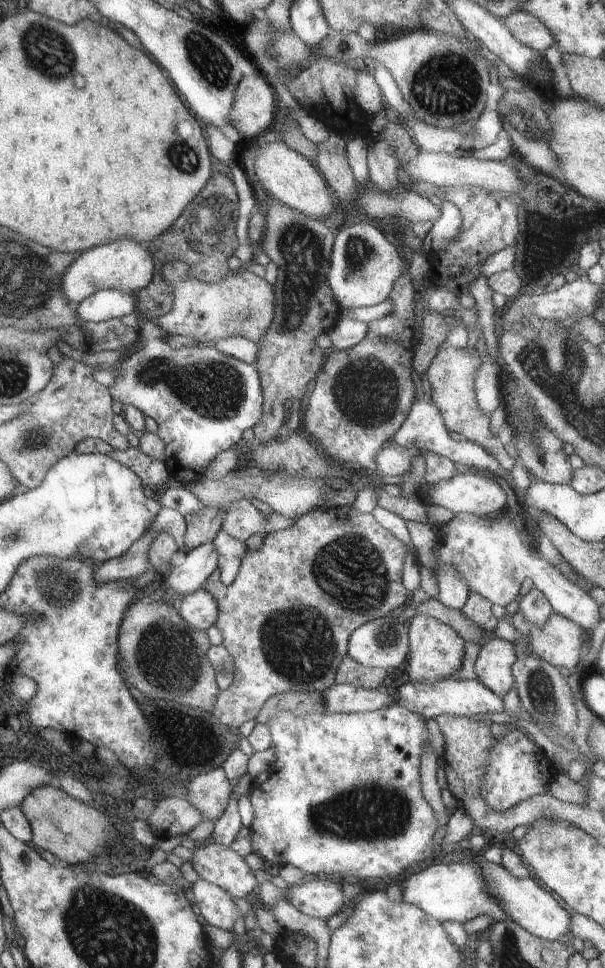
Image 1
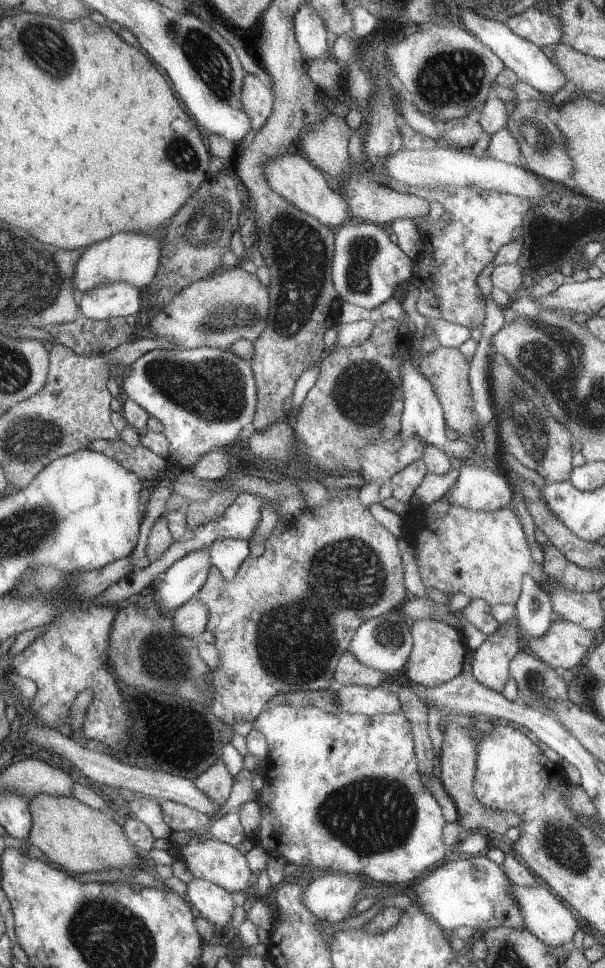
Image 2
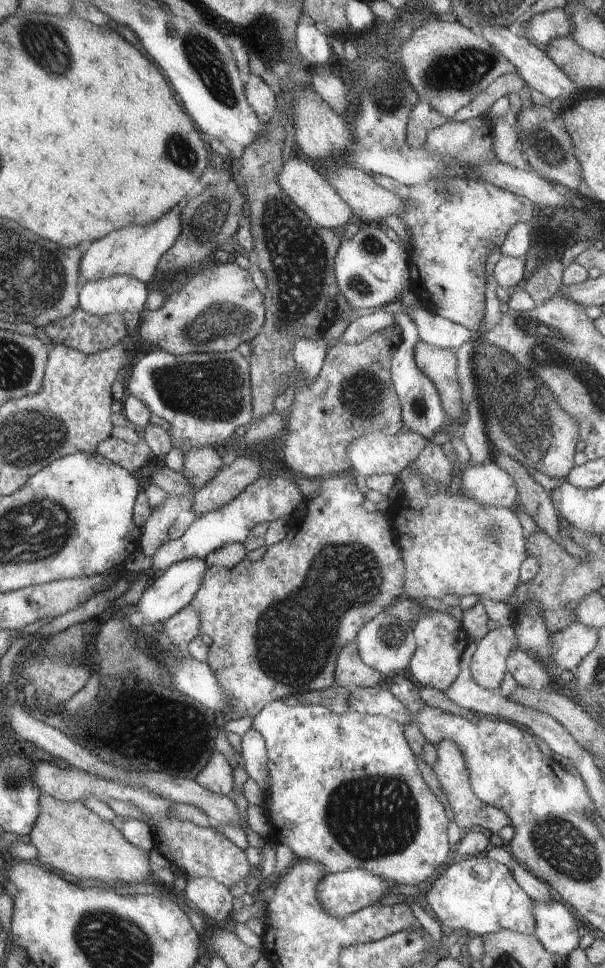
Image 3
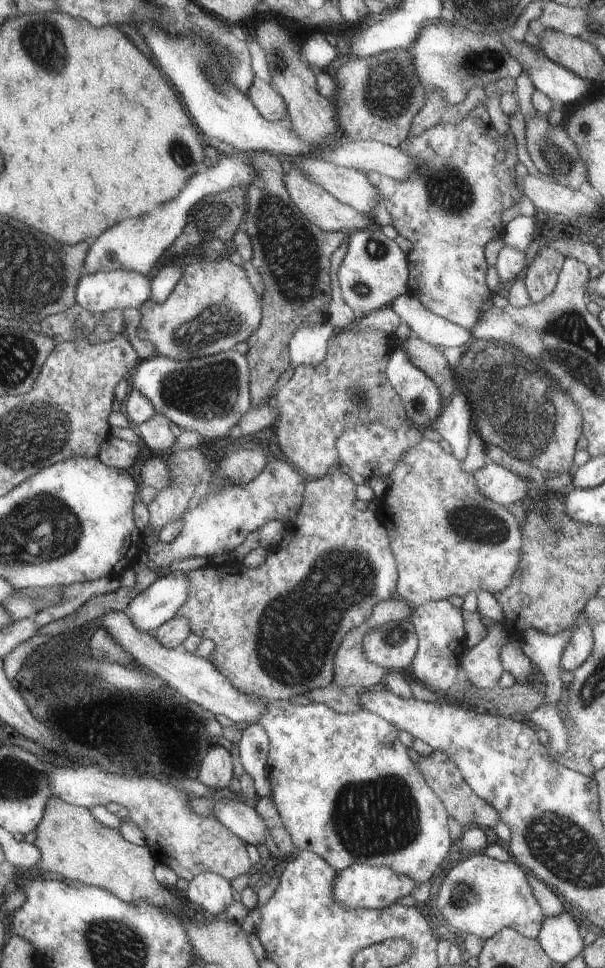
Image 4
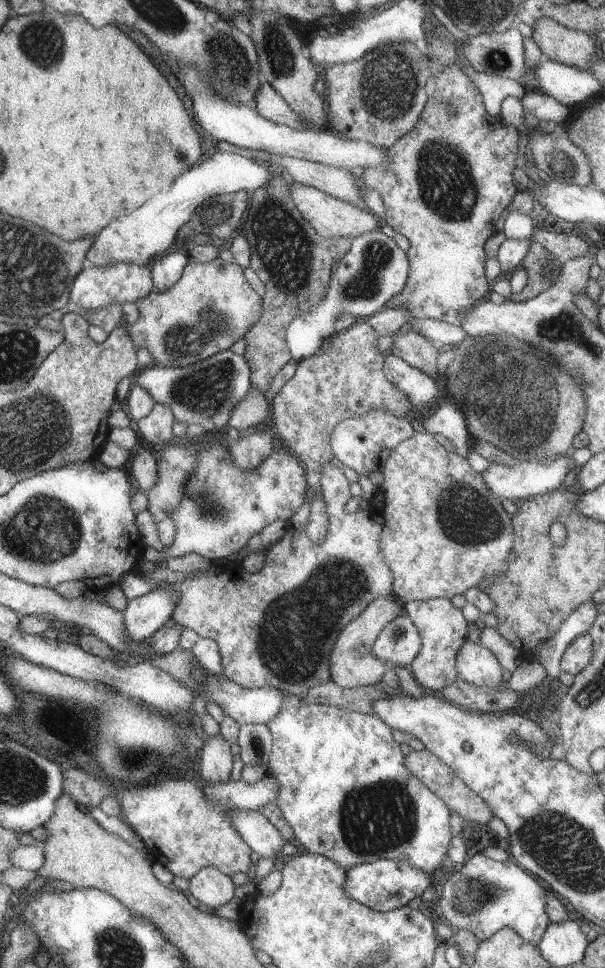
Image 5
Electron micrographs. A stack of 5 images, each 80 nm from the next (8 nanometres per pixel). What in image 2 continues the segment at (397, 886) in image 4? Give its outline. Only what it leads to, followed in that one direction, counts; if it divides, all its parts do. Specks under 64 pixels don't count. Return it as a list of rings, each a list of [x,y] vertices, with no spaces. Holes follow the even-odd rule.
[[[320,873],[310,882],[304,904],[322,921],[339,923],[358,902],[356,896],[367,885],[352,875]]]

